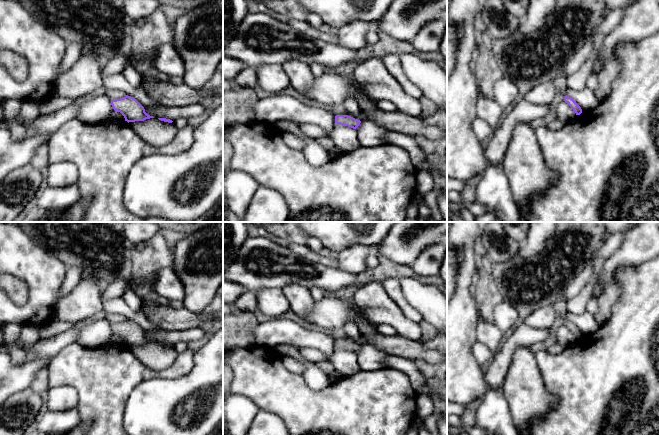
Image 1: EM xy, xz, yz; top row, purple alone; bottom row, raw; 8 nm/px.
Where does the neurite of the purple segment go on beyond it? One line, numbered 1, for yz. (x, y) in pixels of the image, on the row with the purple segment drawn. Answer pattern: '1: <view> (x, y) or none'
1: none

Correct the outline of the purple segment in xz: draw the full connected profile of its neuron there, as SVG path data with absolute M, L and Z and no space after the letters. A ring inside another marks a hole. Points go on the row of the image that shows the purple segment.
M336 115L335 123L356 129L361 121L348 115Z

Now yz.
M565 96L564 101L573 109L576 115L580 115L582 113L581 107L569 96Z

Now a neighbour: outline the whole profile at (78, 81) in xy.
M82 55L54 85L53 96L78 99L104 88L103 66L91 55Z

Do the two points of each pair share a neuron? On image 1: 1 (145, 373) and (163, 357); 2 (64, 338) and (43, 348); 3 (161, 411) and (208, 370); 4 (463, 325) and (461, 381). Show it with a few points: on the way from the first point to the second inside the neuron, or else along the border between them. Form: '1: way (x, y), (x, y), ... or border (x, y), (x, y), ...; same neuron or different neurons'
1: border (132, 353), (155, 370), (166, 369), (173, 363); different neurons
2: way (59, 342), (48, 348); same neuron
3: way (173, 401), (196, 382); same neuron
4: way (461, 339), (461, 367); same neuron

